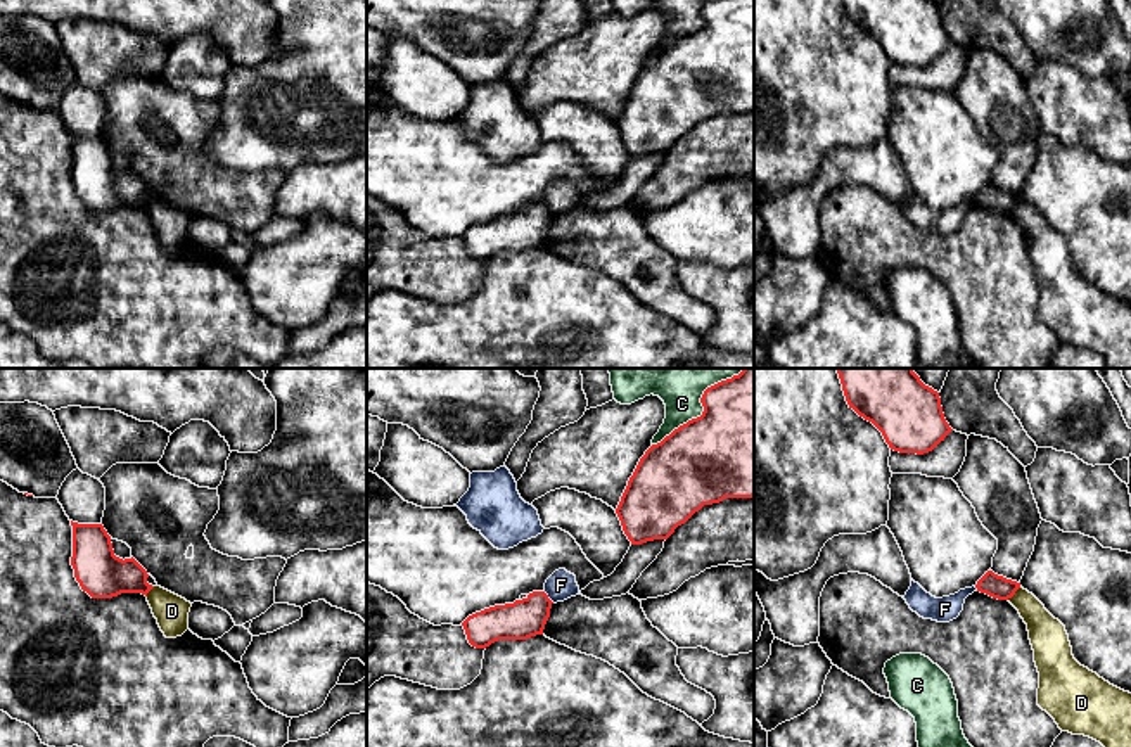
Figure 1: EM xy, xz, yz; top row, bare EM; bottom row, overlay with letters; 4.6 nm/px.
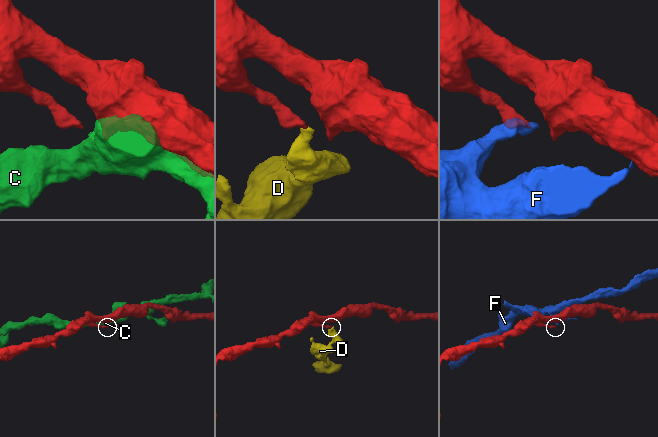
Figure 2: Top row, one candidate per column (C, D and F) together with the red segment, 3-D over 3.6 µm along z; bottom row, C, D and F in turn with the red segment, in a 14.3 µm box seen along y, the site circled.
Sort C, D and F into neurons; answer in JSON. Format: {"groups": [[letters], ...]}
{"groups": [["C"], ["D"], ["F"]]}

